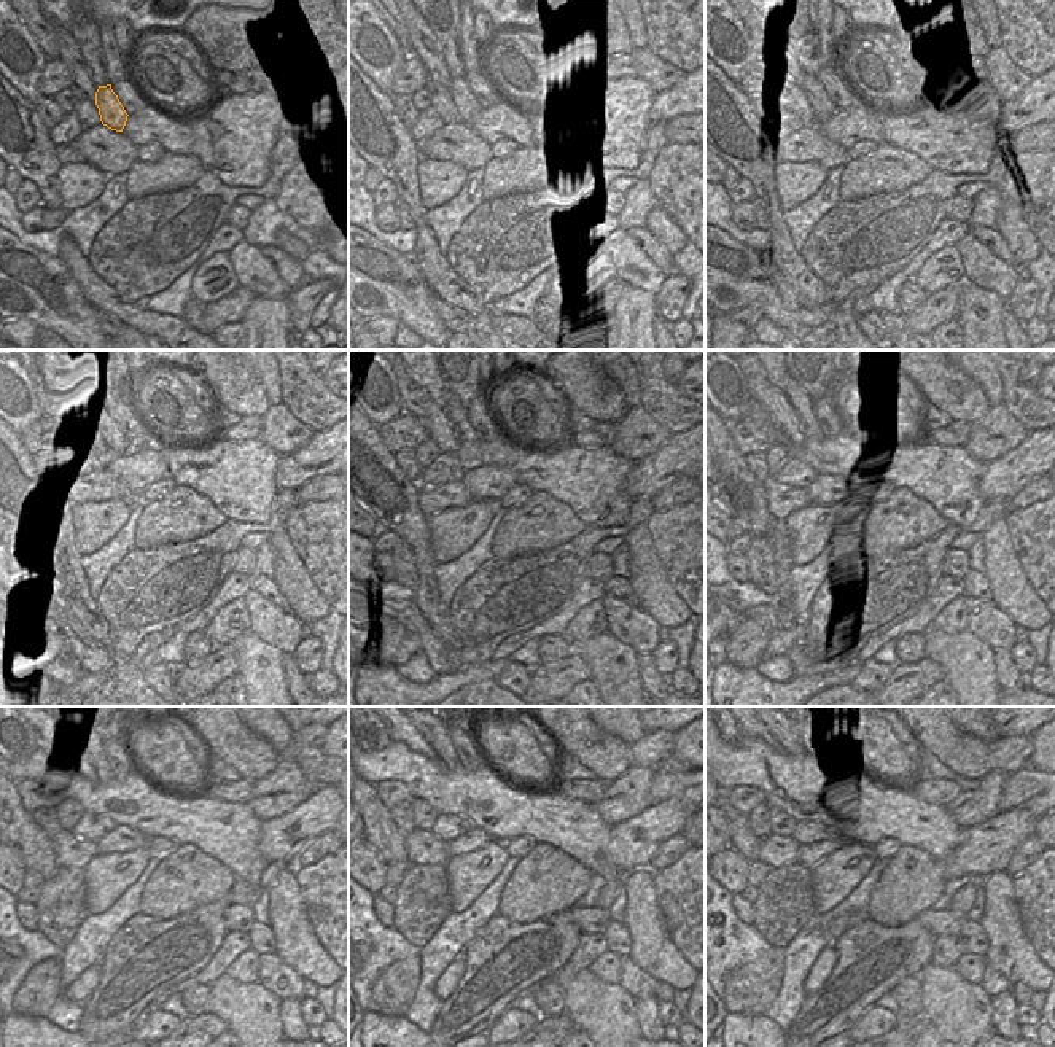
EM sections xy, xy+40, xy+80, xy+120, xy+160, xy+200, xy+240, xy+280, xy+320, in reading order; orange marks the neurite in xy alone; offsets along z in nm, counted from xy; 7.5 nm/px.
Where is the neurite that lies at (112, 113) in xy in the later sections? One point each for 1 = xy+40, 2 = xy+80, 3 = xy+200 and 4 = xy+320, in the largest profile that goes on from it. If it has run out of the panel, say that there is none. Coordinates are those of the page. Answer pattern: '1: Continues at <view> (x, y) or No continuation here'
1: Continues at xy+40 (468, 108)
2: Continues at xy+80 (821, 105)
3: Continues at xy+200 (767, 397)
4: Continues at xy+320 (769, 739)

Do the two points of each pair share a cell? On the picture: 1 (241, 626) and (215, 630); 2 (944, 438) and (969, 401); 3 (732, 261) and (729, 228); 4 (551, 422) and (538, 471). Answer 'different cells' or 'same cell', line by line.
1: same cell
2: different cells
3: different cells
4: different cells

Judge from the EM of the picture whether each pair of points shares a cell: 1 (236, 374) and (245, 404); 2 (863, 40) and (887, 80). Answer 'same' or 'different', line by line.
1: same
2: same

